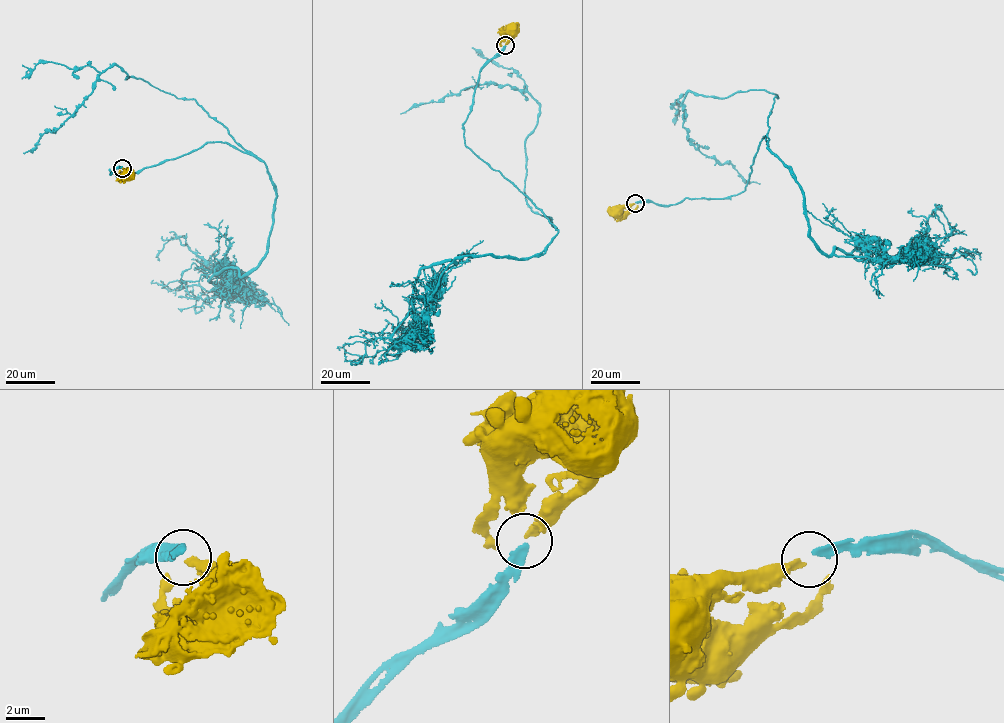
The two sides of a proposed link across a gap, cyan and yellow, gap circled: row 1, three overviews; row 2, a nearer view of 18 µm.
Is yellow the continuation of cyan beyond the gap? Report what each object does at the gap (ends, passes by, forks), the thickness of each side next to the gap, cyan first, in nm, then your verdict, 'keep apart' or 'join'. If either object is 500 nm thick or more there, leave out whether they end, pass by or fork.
cyan ends there; yellow ends there; 320 nm thick on the cyan side, 320 nm on the other; join

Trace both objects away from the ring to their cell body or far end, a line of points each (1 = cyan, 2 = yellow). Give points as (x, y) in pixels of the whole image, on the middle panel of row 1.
1: (505, 45), (480, 72), (465, 145), (554, 226), (525, 196), (539, 112), (526, 92), (471, 86), (400, 113)
2: (505, 45), (511, 29)

